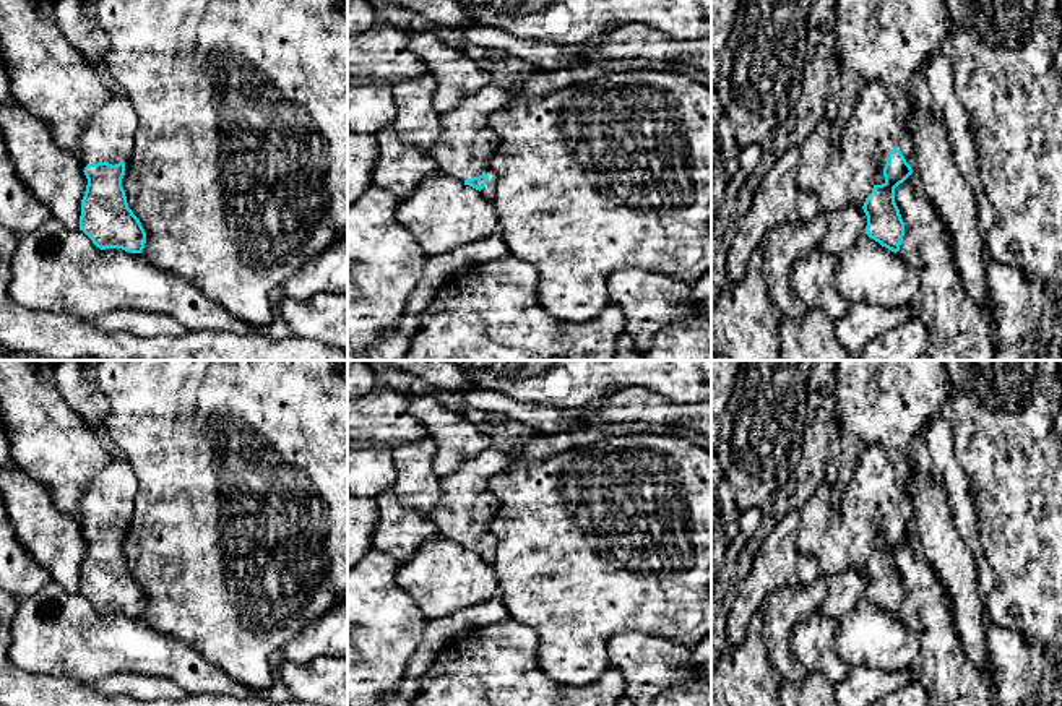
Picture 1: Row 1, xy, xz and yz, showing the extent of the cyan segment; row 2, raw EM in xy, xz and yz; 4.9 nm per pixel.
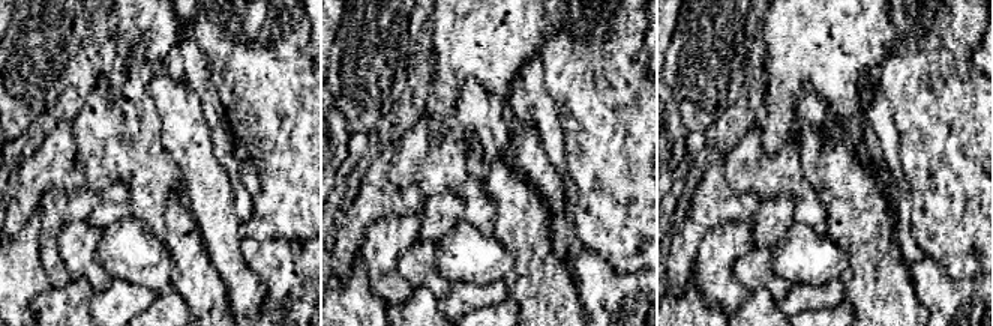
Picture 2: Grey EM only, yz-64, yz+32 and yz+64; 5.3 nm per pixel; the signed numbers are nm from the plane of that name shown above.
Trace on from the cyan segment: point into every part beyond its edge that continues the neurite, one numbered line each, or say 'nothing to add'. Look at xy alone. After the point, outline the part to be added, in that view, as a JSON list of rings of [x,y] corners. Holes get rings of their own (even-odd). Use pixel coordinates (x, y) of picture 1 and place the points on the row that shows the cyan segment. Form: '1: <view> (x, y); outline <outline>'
1: xy (109, 137); outline [[[57,0],[52,10],[54,21],[65,39],[91,63],[101,83],[110,91],[106,105],[94,114],[80,138],[80,164],[127,162],[138,128],[133,104],[115,83],[106,65],[107,36],[86,15],[84,0]]]

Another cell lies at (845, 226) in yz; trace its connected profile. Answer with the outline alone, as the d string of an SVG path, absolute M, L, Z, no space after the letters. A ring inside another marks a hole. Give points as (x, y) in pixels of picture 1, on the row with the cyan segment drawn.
M857 206L831 211L828 213L827 232L818 248L838 258L866 232L866 226L867 216Z

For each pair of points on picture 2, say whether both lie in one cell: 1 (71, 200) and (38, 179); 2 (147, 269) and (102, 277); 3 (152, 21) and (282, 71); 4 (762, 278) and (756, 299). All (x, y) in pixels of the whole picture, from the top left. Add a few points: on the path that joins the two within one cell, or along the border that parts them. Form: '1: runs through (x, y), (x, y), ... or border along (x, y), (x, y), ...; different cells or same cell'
1: border along (86, 185), (78, 190), (50, 191), (39, 203); different cells
2: border along (99, 241), (98, 262), (113, 278); different cells
3: border along (194, 20), (188, 36); different cells
4: border along (750, 290), (765, 289), (776, 302); different cells

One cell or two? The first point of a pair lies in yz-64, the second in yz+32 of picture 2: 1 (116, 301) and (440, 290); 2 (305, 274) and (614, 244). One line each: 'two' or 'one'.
1: two
2: two

